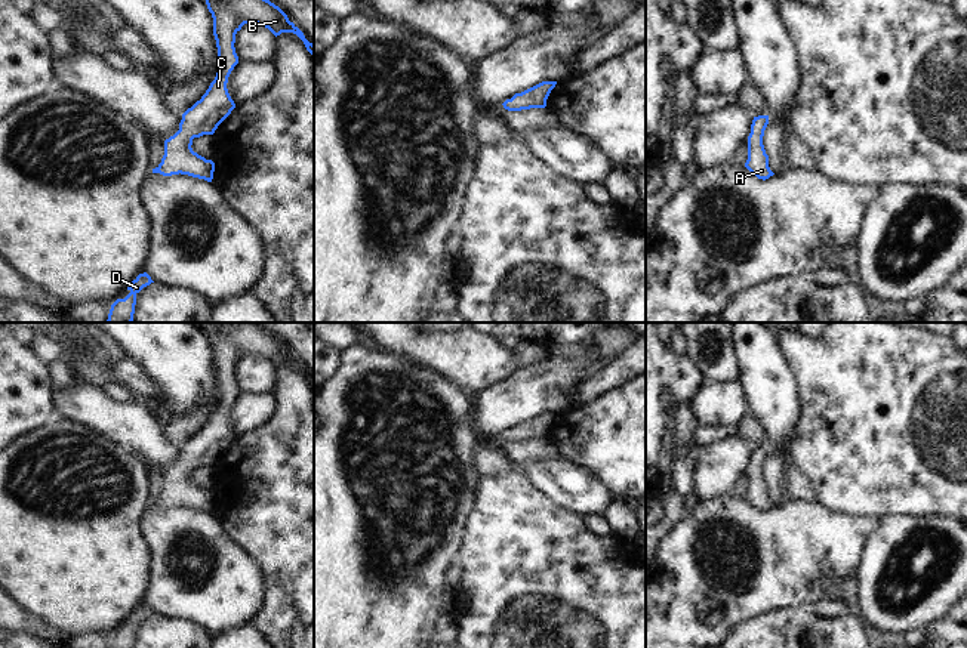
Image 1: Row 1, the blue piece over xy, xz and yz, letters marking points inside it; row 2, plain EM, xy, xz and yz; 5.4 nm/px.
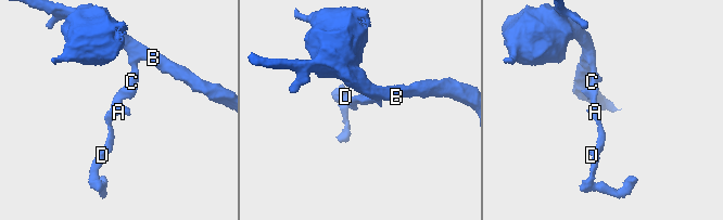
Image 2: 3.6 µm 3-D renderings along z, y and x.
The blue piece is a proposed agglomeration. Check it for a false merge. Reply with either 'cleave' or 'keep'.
keep

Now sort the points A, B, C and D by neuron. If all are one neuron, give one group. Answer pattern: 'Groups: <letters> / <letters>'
Groups: A B C D.

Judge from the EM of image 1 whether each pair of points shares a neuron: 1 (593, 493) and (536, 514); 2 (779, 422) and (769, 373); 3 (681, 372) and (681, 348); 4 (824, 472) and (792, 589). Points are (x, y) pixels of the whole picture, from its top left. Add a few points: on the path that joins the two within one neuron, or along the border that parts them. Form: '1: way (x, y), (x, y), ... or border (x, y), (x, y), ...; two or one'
1: border (544, 493), (559, 505), (573, 509), (581, 515); two
2: way (778, 410), (769, 385); one
3: border (670, 348), (686, 355); two
4: border (818, 502), (835, 514), (850, 517); two

